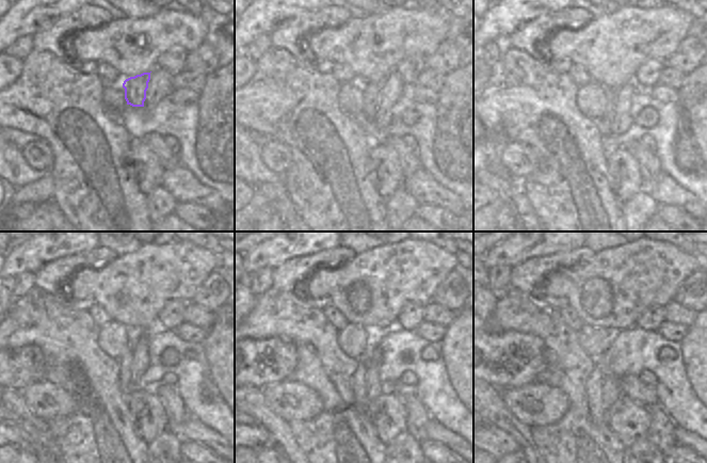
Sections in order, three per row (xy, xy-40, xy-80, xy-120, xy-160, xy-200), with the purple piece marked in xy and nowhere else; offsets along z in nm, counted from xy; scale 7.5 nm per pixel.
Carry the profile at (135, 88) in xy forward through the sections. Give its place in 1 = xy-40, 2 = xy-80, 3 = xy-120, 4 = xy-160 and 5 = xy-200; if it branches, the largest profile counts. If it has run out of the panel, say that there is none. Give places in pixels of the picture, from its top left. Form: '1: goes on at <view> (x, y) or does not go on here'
1: goes on at xy-40 (371, 91)
2: goes on at xy-80 (604, 123)
3: goes on at xy-120 (126, 361)
4: goes on at xy-160 (358, 380)
5: goes on at xy-200 (594, 386)

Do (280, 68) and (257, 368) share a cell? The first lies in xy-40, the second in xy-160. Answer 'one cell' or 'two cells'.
two cells

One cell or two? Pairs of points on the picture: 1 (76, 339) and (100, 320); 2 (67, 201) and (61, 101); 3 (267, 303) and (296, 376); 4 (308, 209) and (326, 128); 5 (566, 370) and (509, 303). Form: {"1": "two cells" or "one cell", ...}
{"1": "two cells", "2": "one cell", "3": "one cell", "4": "one cell", "5": "one cell"}

